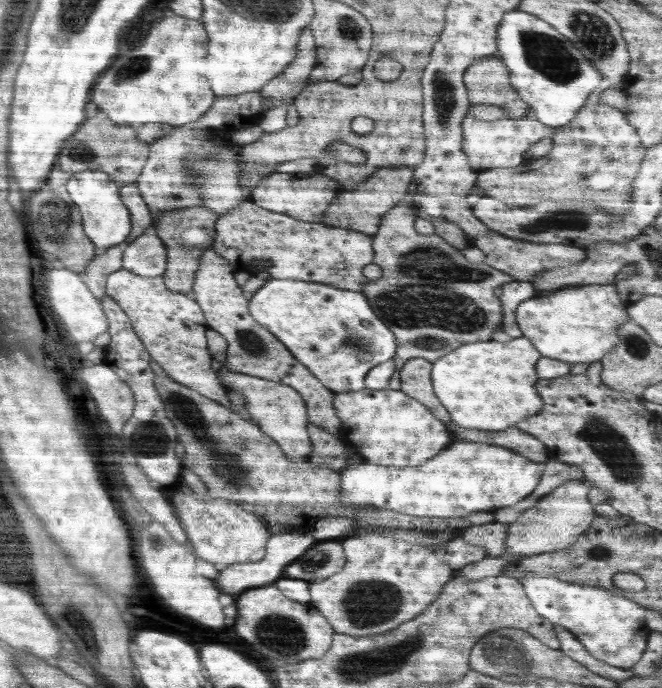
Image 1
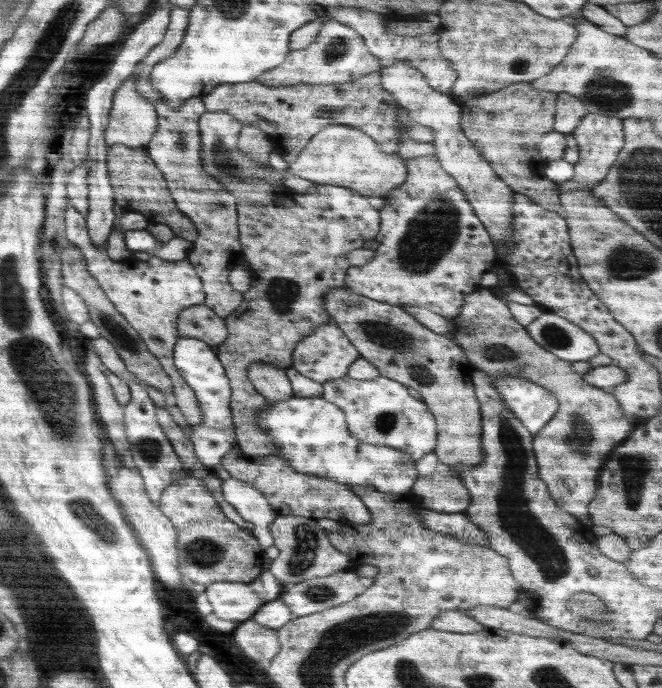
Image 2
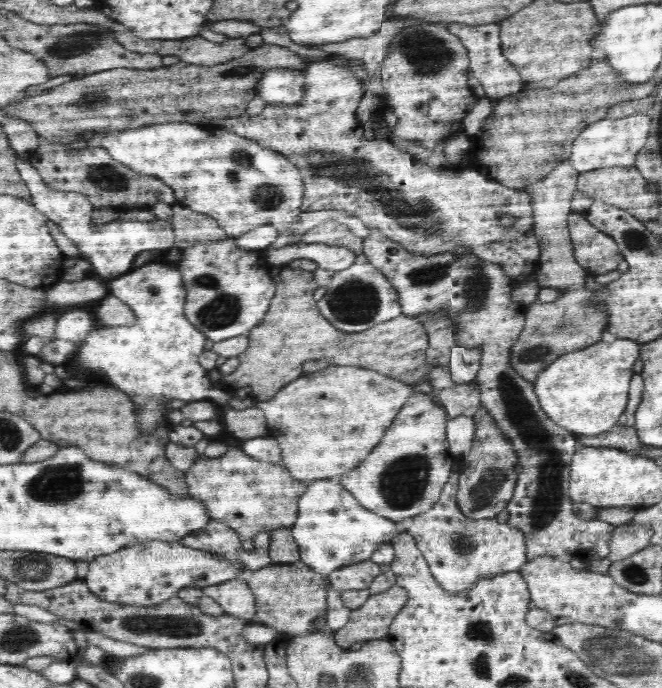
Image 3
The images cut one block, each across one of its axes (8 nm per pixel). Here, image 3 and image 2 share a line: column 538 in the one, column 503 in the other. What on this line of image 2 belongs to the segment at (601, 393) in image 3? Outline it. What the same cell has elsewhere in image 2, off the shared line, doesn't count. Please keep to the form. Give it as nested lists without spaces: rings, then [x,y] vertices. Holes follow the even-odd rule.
[[[490,376],[490,379],[503,403],[533,435],[557,413],[557,396],[546,388],[514,376]]]

